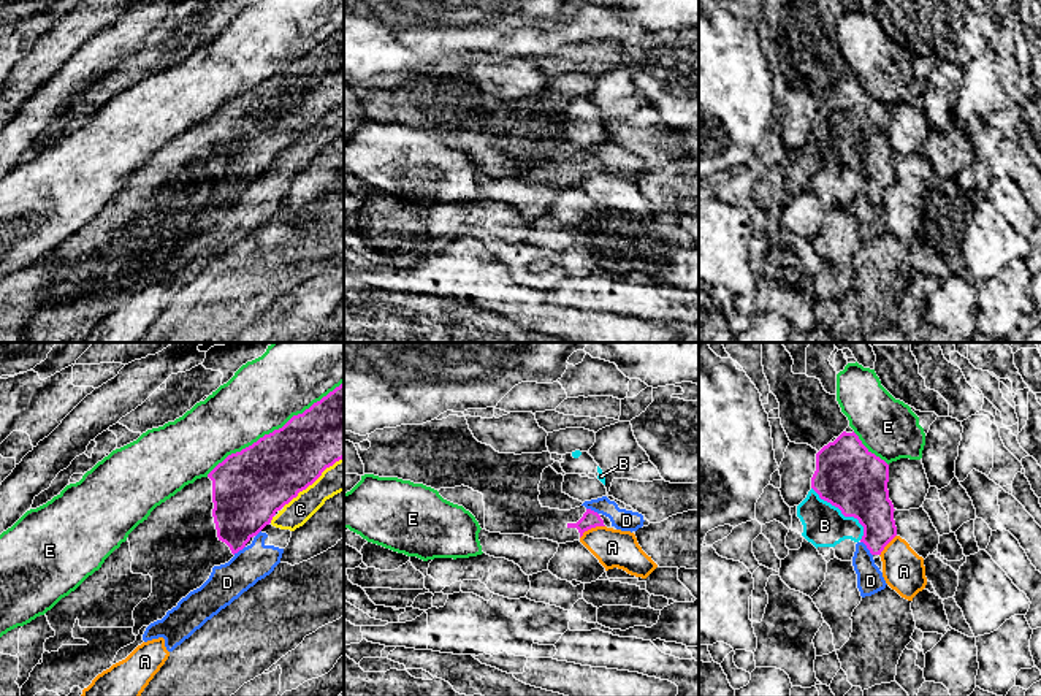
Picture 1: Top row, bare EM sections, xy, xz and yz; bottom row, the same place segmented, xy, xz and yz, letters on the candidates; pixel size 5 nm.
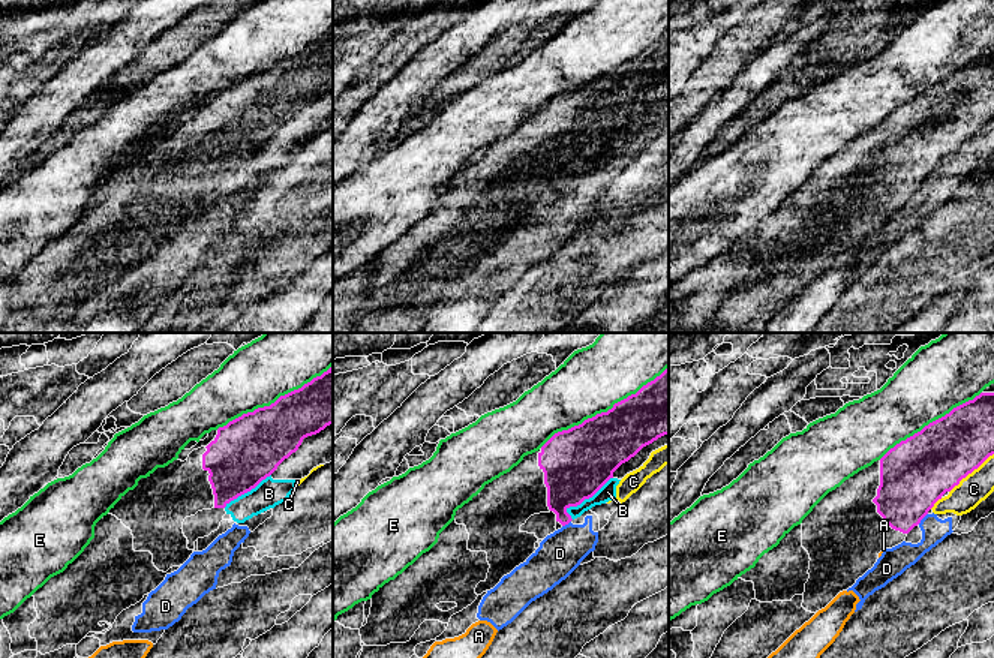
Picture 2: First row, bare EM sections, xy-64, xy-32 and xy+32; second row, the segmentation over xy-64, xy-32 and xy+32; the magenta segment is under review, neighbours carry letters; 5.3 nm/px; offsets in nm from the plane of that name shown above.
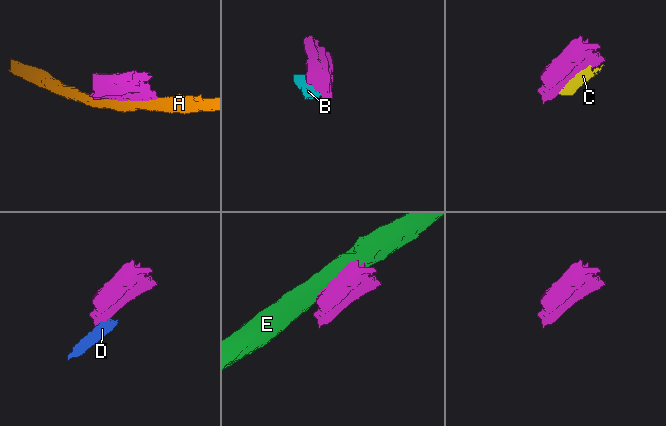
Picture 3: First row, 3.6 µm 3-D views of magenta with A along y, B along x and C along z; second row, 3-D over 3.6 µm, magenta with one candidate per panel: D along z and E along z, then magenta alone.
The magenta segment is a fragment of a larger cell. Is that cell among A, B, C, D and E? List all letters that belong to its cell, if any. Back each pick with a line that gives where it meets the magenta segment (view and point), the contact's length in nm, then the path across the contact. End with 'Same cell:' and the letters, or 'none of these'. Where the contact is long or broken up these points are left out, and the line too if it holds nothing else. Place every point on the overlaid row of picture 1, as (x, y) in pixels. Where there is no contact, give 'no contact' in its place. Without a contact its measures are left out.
Same cell: none of these

